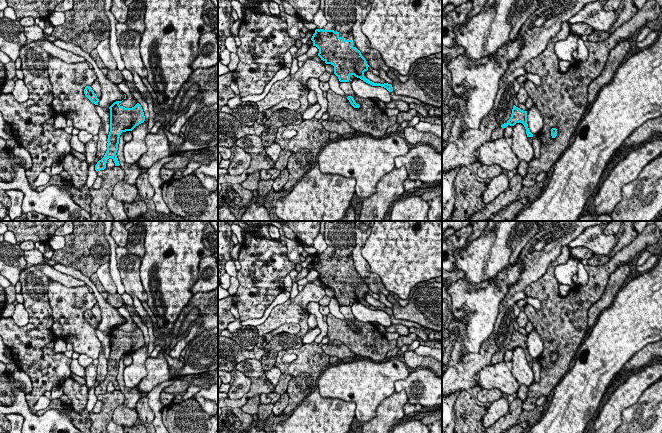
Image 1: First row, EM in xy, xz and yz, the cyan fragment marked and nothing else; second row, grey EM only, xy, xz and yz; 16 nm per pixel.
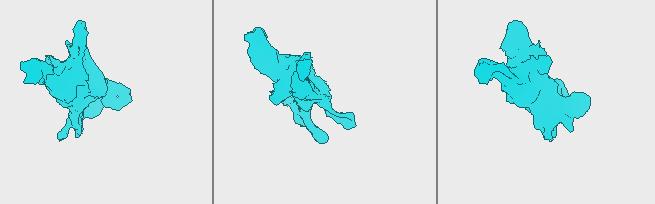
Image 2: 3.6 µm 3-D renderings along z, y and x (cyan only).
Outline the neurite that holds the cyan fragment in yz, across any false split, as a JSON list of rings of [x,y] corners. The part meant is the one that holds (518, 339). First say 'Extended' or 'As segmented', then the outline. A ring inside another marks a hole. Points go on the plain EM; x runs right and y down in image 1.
Extended. [[[514,329],[510,343],[492,356],[491,365],[502,362],[505,352],[508,349],[514,350],[516,347],[519,346],[524,349],[527,361],[533,361],[533,358],[530,356],[527,348],[527,335],[523,335]]]

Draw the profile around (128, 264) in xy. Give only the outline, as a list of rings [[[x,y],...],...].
[[[116,247],[116,260],[125,291],[135,295],[141,302],[147,302],[147,293],[140,278],[141,259],[130,253],[126,247]]]

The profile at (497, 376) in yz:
[[[502,361],[485,366],[478,373],[477,386],[480,389],[499,389],[503,395],[517,393],[519,383],[512,375],[512,361]]]

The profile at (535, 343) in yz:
[[[535,328],[527,334],[527,348],[532,358],[538,358],[544,347],[544,341]]]

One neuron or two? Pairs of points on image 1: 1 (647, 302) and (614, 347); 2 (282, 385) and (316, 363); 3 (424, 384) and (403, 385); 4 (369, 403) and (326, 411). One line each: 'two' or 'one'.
1: one
2: two
3: one
4: two

